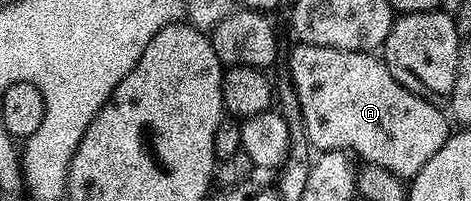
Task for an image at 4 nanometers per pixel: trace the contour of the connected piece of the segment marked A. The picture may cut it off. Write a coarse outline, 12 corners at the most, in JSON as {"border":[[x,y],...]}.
{"border":[[300,42],[287,59],[306,142],[410,181],[444,108],[378,54]]}

